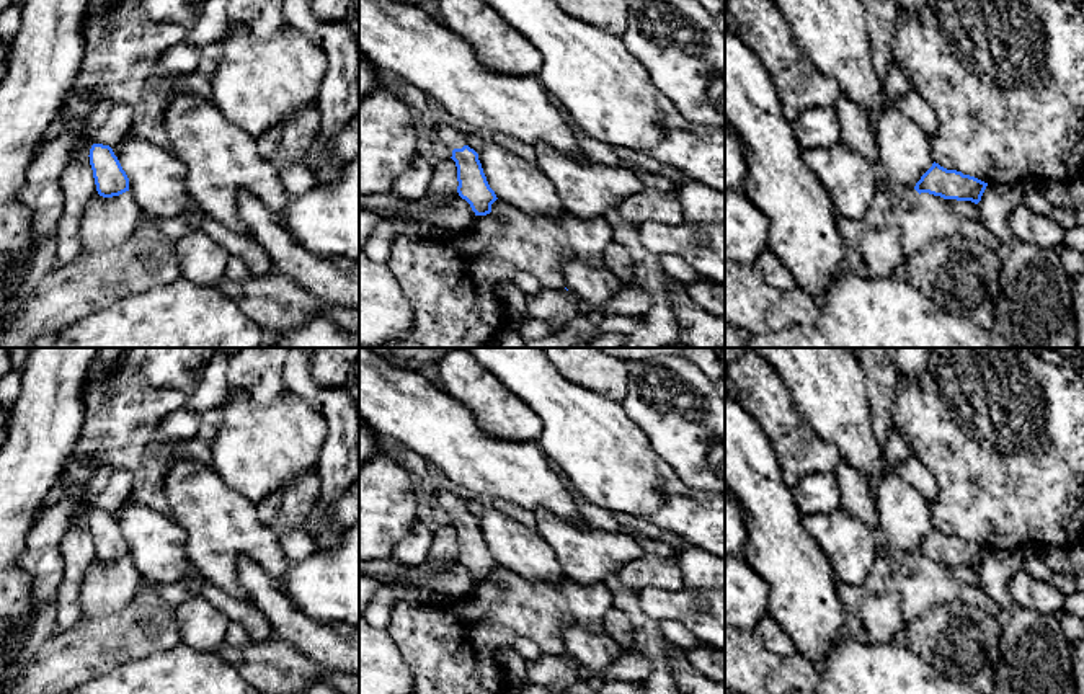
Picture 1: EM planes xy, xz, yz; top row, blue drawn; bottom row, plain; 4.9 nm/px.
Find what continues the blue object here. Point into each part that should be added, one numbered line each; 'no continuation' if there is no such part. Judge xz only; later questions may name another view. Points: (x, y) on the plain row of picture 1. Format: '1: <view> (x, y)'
1: xz (454, 505)

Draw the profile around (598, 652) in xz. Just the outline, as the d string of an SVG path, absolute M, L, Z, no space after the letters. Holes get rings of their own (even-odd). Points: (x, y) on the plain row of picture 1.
M576 625L563 629L563 640L566 655L594 671L611 668L620 656L632 652L632 648L620 647L604 632L591 634L588 629Z

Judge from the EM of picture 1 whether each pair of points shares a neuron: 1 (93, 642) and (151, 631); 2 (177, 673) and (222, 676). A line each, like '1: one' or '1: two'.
1: one
2: one

